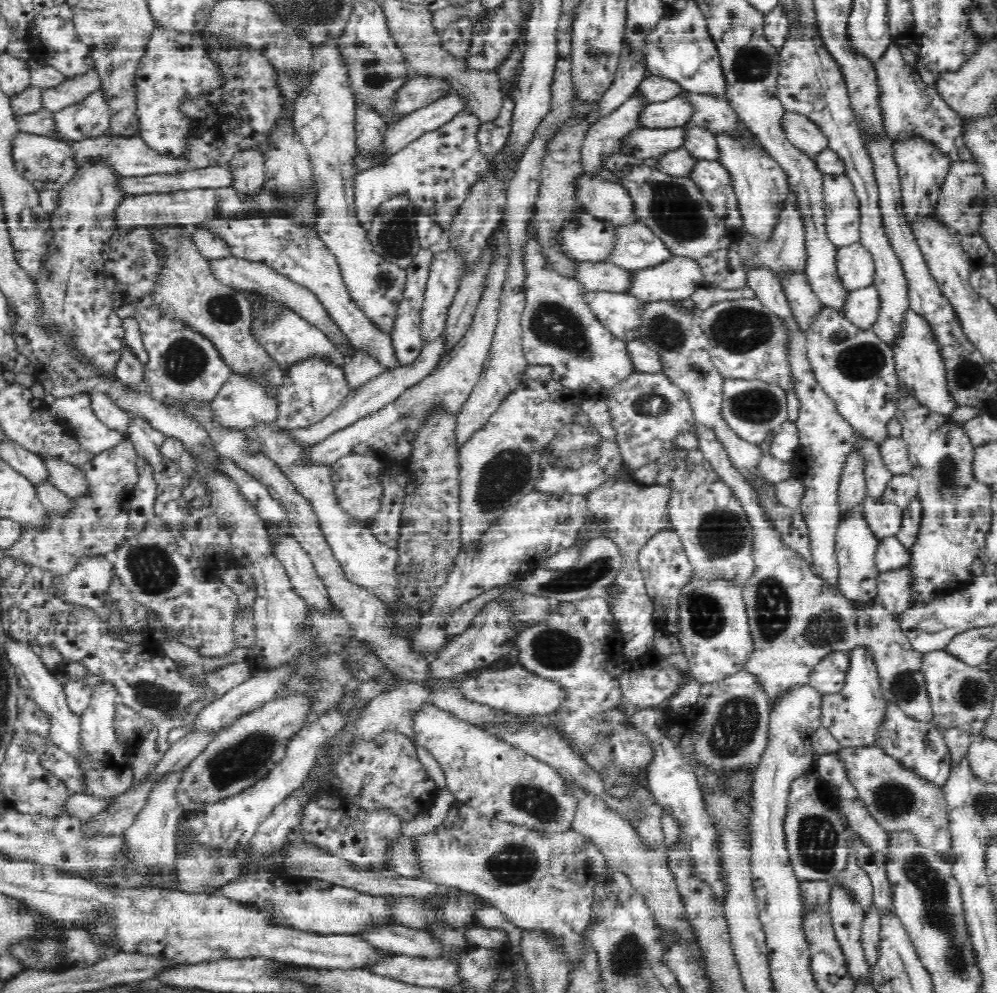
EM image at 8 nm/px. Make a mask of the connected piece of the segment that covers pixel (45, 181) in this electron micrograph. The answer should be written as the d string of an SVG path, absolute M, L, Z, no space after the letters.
M19 131L12 140L10 157L12 157L14 168L32 183L37 191L46 190L46 188L59 191L77 171L70 147L66 142L54 137Z

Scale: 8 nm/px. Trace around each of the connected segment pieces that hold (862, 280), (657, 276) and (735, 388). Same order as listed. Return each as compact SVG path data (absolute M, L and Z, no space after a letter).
M860 241L838 246L837 268L840 277L850 290L873 285L876 274L874 256L871 249Z
M676 254L666 263L639 271L631 293L647 303L688 300L695 290L705 285L699 260Z
M725 379L720 414L740 438L760 449L769 434L788 422L786 391L762 380Z

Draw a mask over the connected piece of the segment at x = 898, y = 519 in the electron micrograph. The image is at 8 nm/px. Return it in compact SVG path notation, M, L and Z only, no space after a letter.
M863 500L866 521L878 539L897 537L902 530L903 510L885 500Z

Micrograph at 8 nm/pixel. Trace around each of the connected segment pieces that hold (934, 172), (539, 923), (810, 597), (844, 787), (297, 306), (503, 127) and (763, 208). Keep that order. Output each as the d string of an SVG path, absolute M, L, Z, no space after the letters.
M905 135L893 140L892 146L894 162L899 170L907 219L912 222L913 217L935 212L942 185L955 161L940 150L938 143L926 139L926 135Z
M458 803L454 804L451 808L447 820L442 827L438 827L434 833L422 838L422 851L419 852L419 855L422 856L423 859L424 880L432 880L435 881L436 884L446 884L448 886L463 888L465 892L472 892L474 895L485 899L500 911L501 918L506 919L510 924L514 924L516 928L520 928L521 932L540 935L540 939L544 939L544 942L549 944L549 947L553 948L554 952L561 952L561 956L565 957L566 964L569 964L569 972L571 972L571 975L574 975L575 972L578 972L580 968L587 963L587 958L591 955L591 948L586 932L591 923L591 916L593 908L595 907L595 886L598 884L598 881L600 881L600 879L598 879L600 878L600 874L592 870L588 856L584 853L586 844L588 844L586 836L574 830L566 831L558 835L544 834L498 819L489 819L487 816L482 816L476 809Z
M697 422L694 429L699 438L699 450L716 469L720 479L732 485L732 489L739 494L755 526L758 568L755 578L742 588L749 627L755 637L755 652L745 668L763 681L763 687L773 701L780 688L806 685L810 670L826 656L862 647L872 655L881 693L889 704L914 720L932 722L935 716L923 671L924 655L912 646L907 632L900 625L899 616L889 612L877 598L852 600L844 596L837 585L810 571L808 563L800 559L796 552L786 549L773 526L766 523L757 496L745 483L742 470L736 468L715 428Z
M840 752L816 756L814 774L820 781L835 783L839 789L839 796L850 800L859 798L859 792L849 779L846 763Z
M232 254L226 258L209 260L208 268L212 271L212 276L227 287L234 287L243 291L257 291L262 294L272 294L278 302L287 304L290 308L293 308L293 311L300 318L322 331L330 339L332 346L336 347L336 351L344 356L344 358L351 359L358 352L353 347L349 337L342 332L337 321L332 318L331 313L328 312L319 296L309 288L302 286L302 284L289 280L284 274L279 274L278 271L272 270L272 268L261 262L239 259Z
M506 96L499 118L492 124L480 126L478 141L482 152L495 154L497 149L504 148L510 142L514 109L515 100Z
M717 136L718 145L720 145L720 155L719 161L731 172L731 177L733 180L733 187L738 197L739 211L743 215L743 229L750 233L753 238L756 238L758 241L764 241L764 243L774 243L775 242L775 228L779 221L779 216L781 215L782 208L784 208L784 198L786 192L788 192L788 182L787 179L789 176L785 173L785 170L768 154L756 154L756 151L745 150L744 147L741 147L741 144L734 144L732 138L725 138L724 136Z

